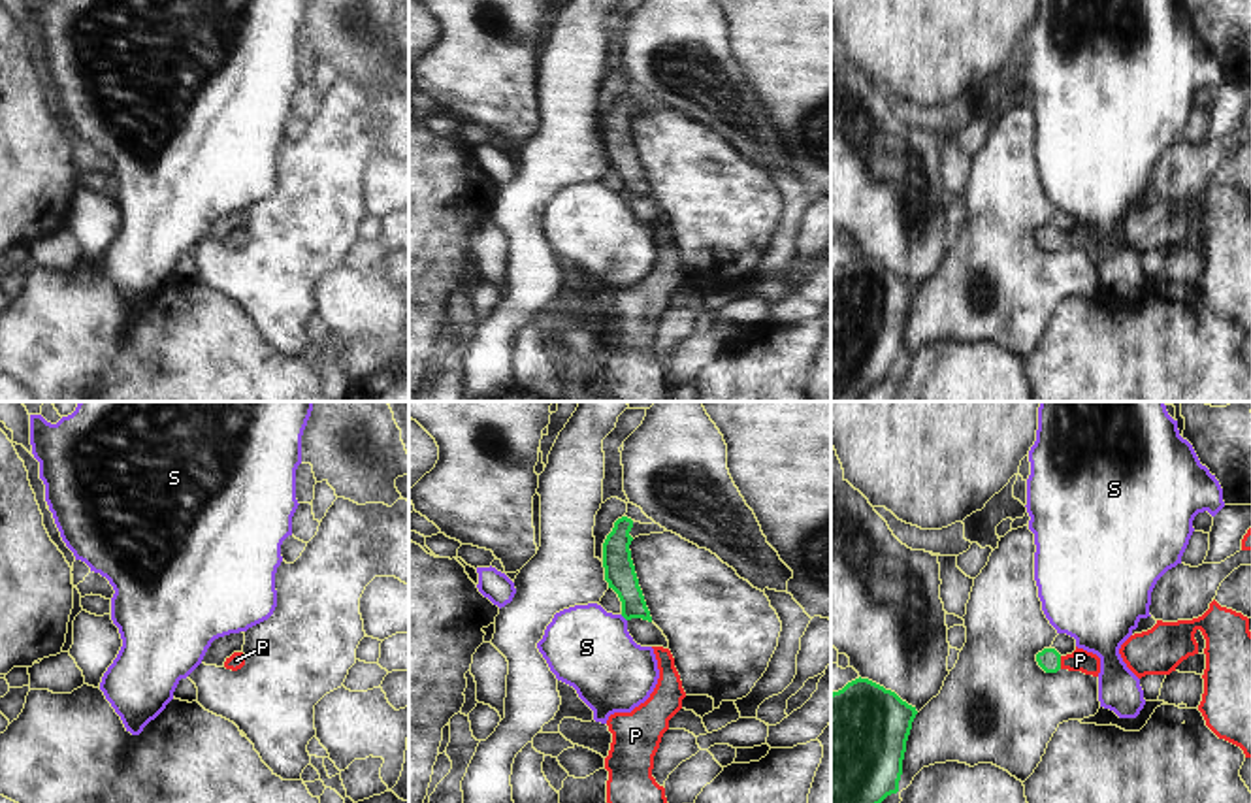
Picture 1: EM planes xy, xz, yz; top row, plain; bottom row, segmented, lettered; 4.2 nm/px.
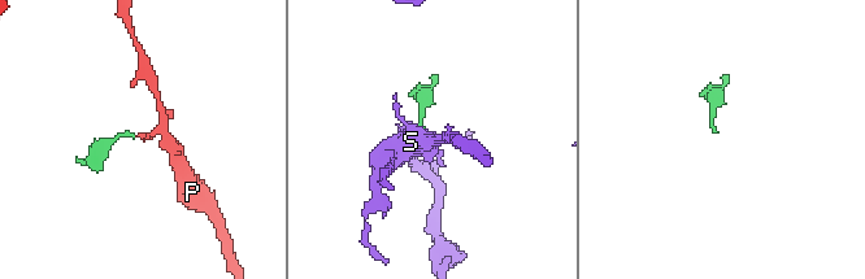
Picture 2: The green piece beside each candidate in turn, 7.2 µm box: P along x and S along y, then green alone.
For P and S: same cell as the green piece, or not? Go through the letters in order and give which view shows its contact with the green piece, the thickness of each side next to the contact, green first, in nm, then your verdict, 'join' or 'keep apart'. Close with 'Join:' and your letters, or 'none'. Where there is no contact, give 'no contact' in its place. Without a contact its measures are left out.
P: yz | 100/100 nm | join
S: xz | 130/360 nm | keep apart
Join: P

